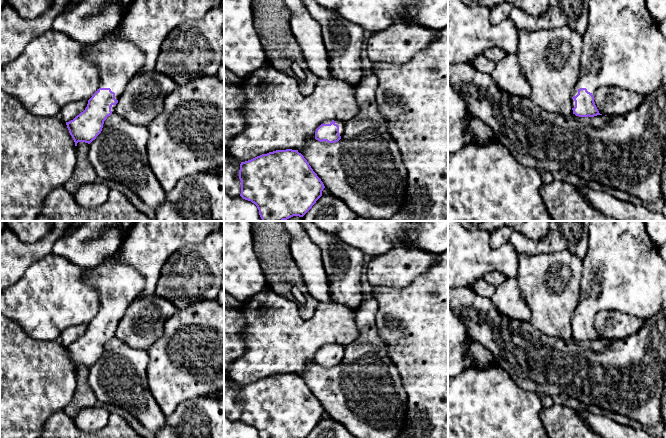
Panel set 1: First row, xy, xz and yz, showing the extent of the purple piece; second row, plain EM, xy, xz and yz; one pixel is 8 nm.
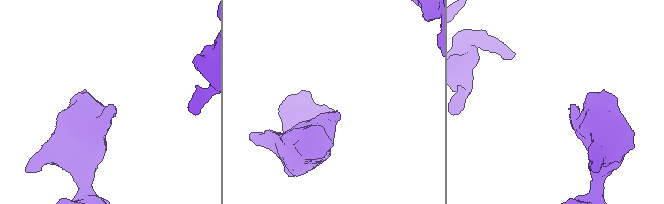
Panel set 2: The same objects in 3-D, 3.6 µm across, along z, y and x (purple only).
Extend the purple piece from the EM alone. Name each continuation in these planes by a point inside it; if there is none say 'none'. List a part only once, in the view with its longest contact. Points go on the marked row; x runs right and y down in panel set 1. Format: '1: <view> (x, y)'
1: yz (623, 47)

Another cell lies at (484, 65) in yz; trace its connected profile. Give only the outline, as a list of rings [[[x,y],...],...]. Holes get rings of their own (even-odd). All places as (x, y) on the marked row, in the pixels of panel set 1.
[[[480,53],[473,59],[473,66],[481,73],[491,74],[494,70],[495,63],[483,53]]]

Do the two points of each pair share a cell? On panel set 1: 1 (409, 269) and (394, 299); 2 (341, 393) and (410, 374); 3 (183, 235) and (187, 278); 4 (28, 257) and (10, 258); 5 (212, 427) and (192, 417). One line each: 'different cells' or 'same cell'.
1: different cells
2: different cells
3: different cells
4: same cell
5: same cell

